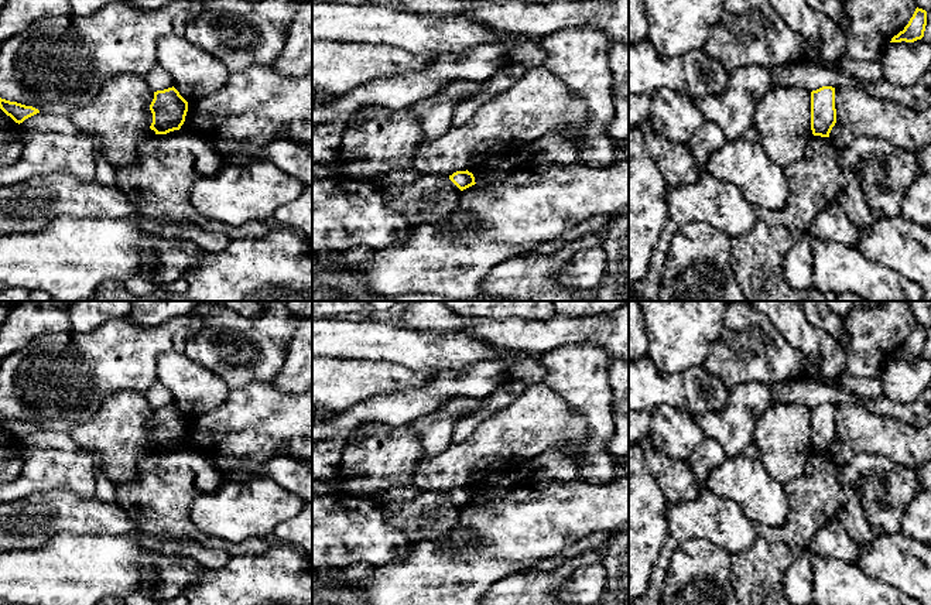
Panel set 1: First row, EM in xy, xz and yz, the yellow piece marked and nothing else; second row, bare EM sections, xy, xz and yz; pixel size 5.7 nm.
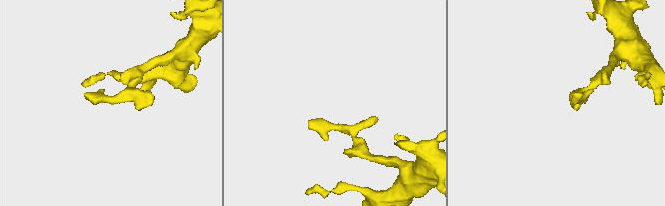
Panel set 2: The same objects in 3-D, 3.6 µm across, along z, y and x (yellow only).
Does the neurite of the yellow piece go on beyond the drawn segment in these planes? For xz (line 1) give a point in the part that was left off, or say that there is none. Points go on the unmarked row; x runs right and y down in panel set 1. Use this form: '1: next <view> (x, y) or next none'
1: next none

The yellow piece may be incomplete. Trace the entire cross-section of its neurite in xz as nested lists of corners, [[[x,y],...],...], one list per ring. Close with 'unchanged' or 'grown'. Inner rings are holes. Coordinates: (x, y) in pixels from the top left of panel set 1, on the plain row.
[[[456,488],[452,492],[449,492],[449,496],[461,506],[466,506],[472,502],[475,502],[475,493],[472,489],[466,488]]]; unchanged

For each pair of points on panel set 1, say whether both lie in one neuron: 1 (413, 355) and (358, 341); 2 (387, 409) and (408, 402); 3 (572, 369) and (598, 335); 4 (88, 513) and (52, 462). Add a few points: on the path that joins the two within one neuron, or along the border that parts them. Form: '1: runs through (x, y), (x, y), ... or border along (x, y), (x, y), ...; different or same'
1: runs through (399, 345), (372, 341); same
2: runs through (393, 409), (403, 407); same
3: border along (560, 347), (596, 344), (609, 359); different
4: border along (38, 491), (68, 486), (79, 495), (95, 496); different

